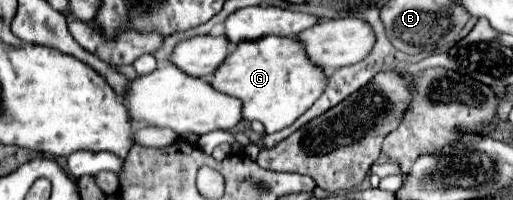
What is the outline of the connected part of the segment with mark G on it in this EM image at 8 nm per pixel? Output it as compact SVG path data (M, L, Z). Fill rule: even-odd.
M269 35L239 43L215 71L211 85L243 101L243 119L257 119L265 125L265 133L277 133L289 127L317 101L317 97L321 97L327 81L325 71L305 57L305 47L301 47L297 39Z

